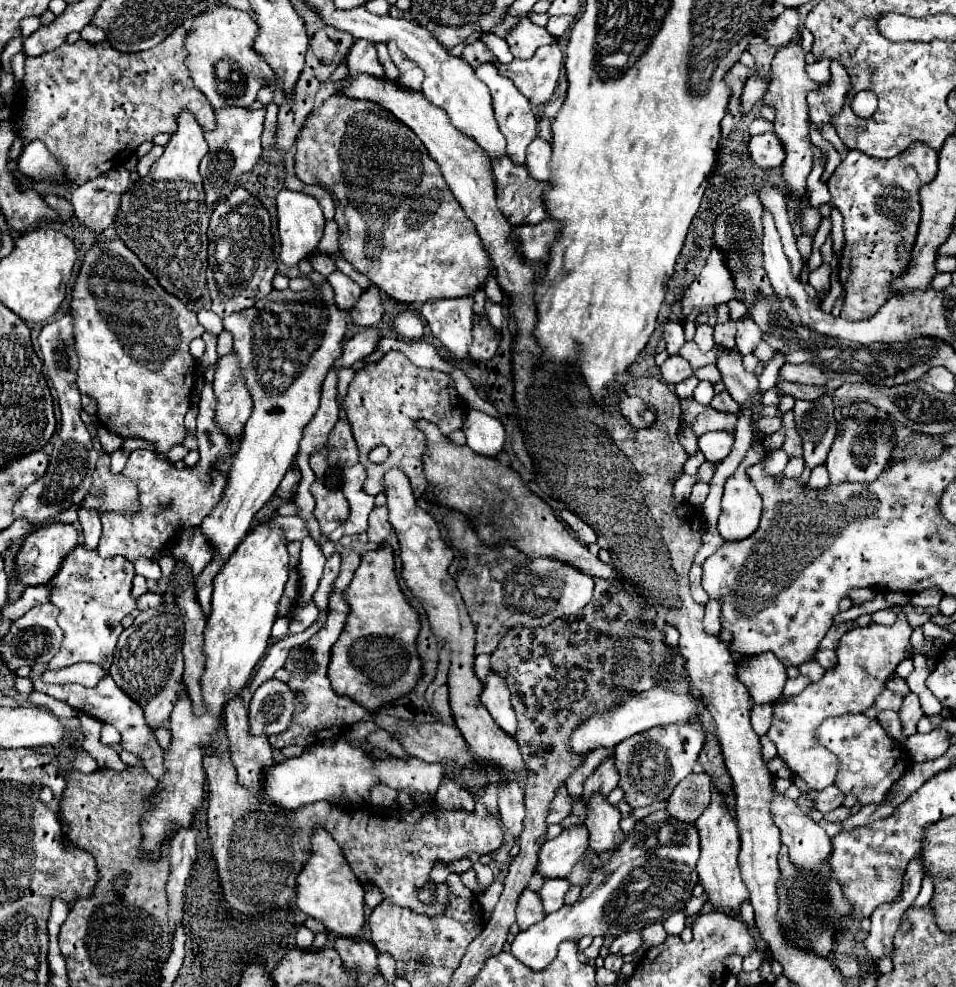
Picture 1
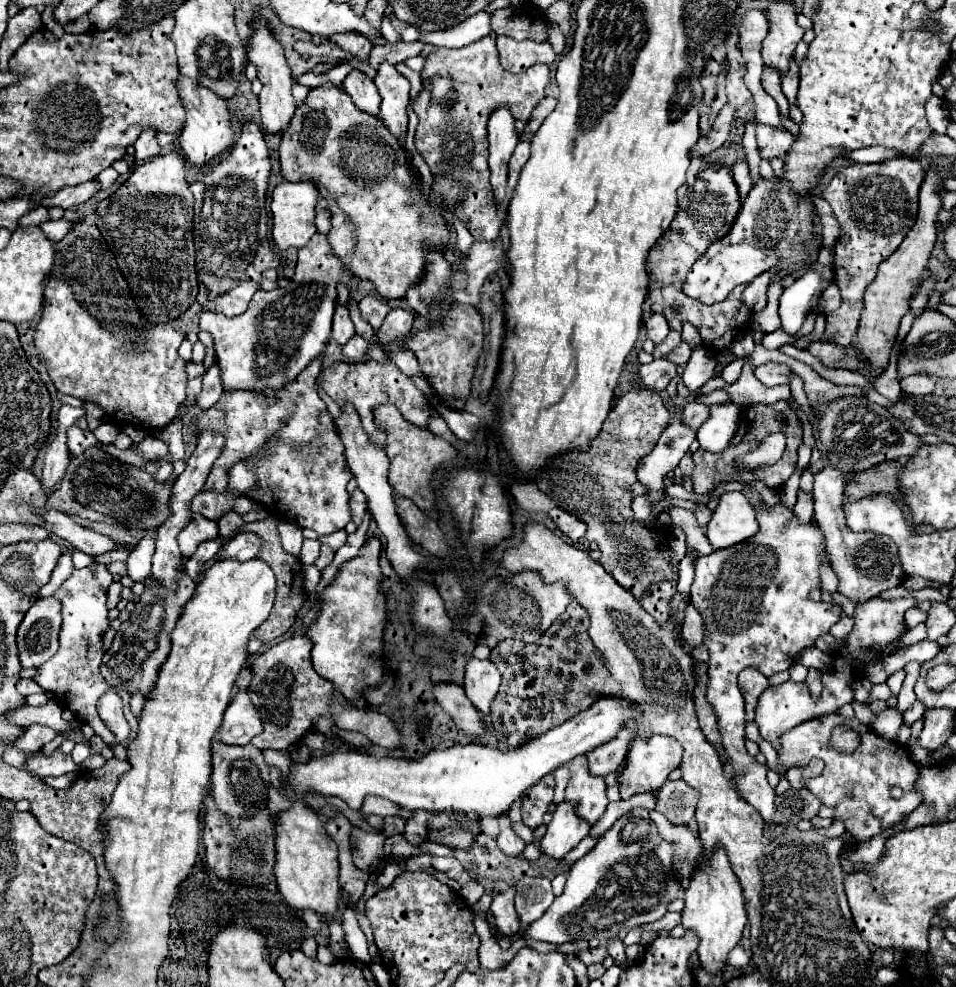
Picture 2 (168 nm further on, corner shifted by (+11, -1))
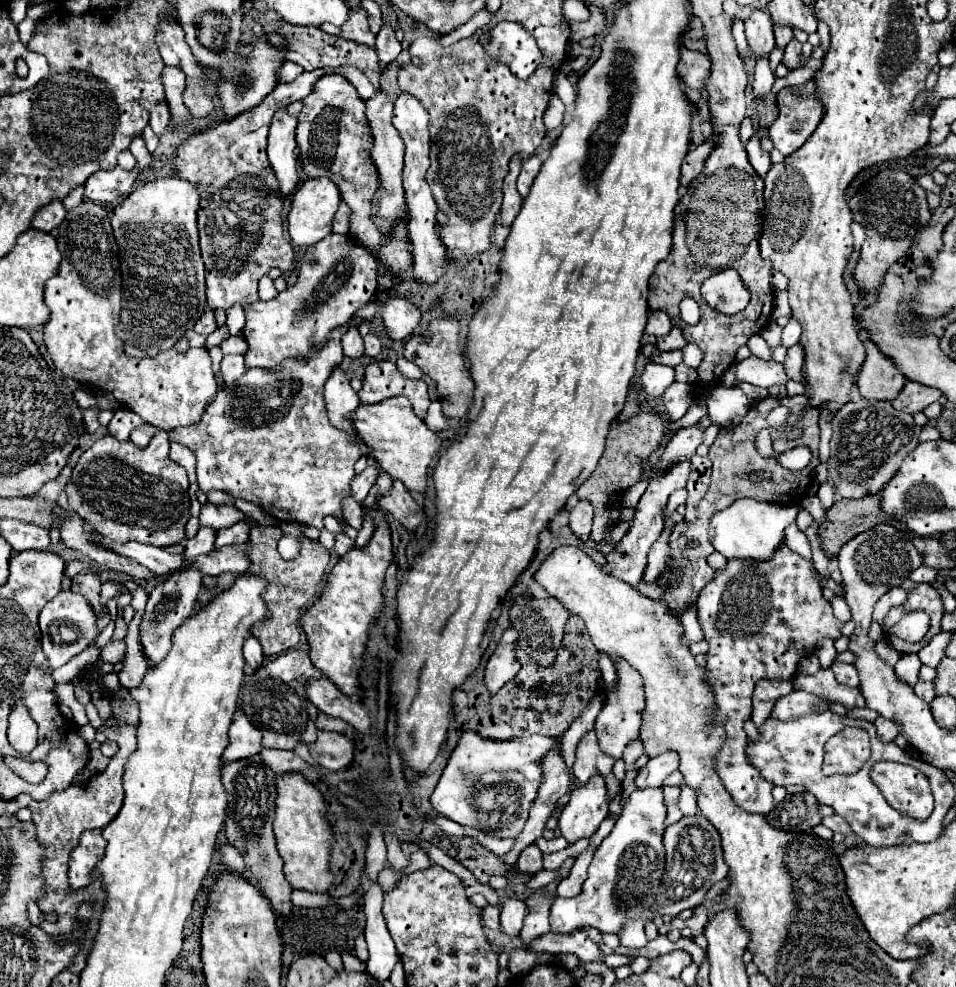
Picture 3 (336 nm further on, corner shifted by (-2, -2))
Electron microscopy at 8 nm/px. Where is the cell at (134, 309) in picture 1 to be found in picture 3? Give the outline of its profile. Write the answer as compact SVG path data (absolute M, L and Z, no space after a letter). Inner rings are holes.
M82 201L78 207L66 211L66 219L58 227L58 251L62 253L62 263L58 273L50 277L44 285L44 301L50 309L50 319L44 325L44 343L48 353L62 371L62 375L74 379L80 385L98 387L102 391L110 391L124 407L138 413L146 423L172 431L176 427L196 425L206 411L206 405L216 395L218 385L212 373L210 355L206 349L188 349L186 353L178 353L176 349L168 349L154 359L130 359L124 355L118 337L114 335L114 327L120 319L120 261L116 251L110 249L110 243L116 243L108 219L108 211L100 203Z

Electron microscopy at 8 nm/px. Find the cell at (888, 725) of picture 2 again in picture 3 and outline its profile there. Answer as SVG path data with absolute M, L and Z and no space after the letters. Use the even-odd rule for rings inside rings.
M878 717L878 719L874 721L874 727L876 727L876 735L878 735L880 741L884 741L884 743L894 741L894 737L898 735L898 727L896 727L896 723L890 723L890 719Z

